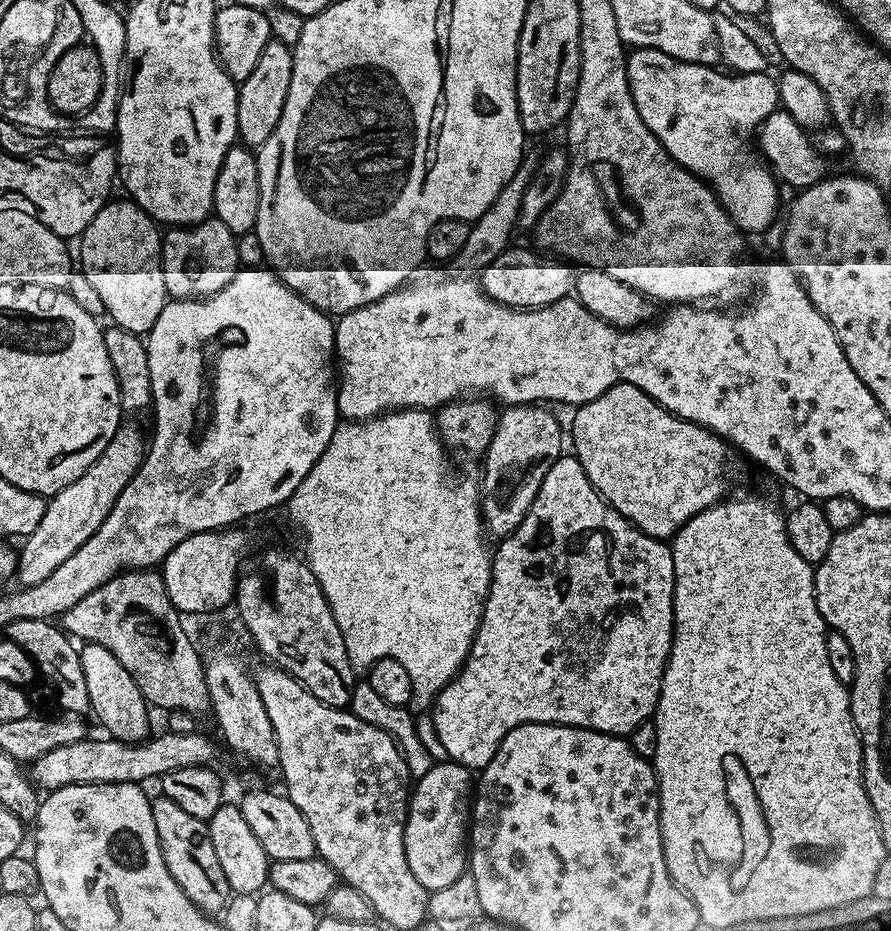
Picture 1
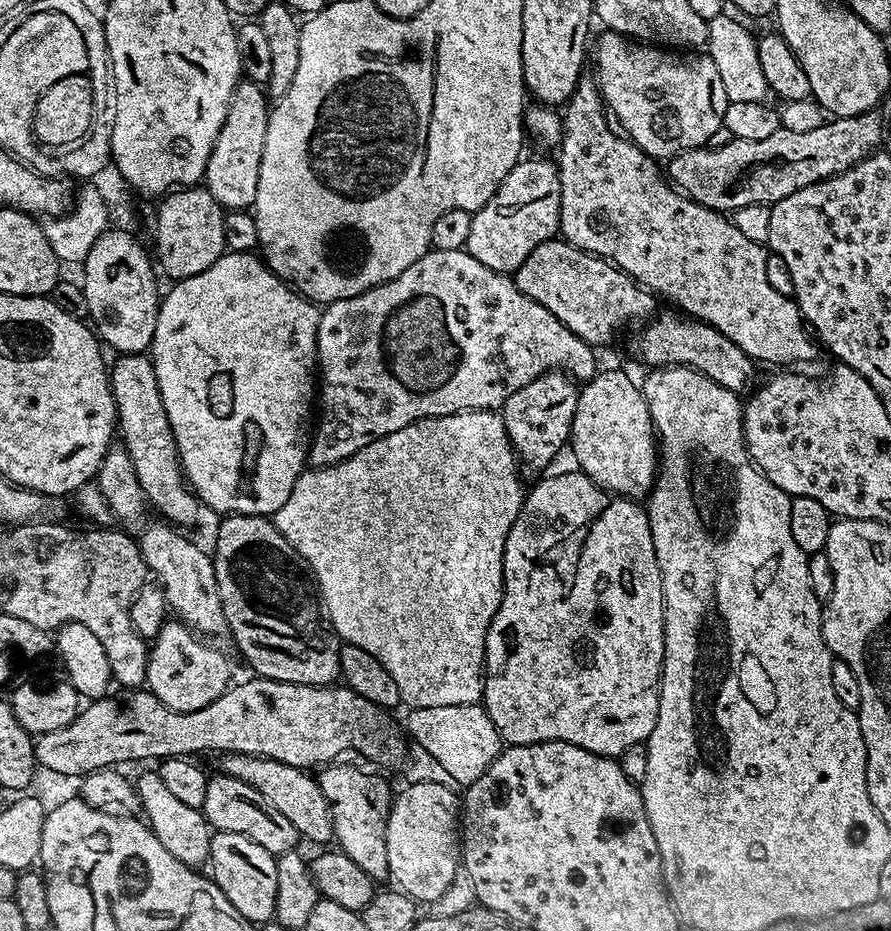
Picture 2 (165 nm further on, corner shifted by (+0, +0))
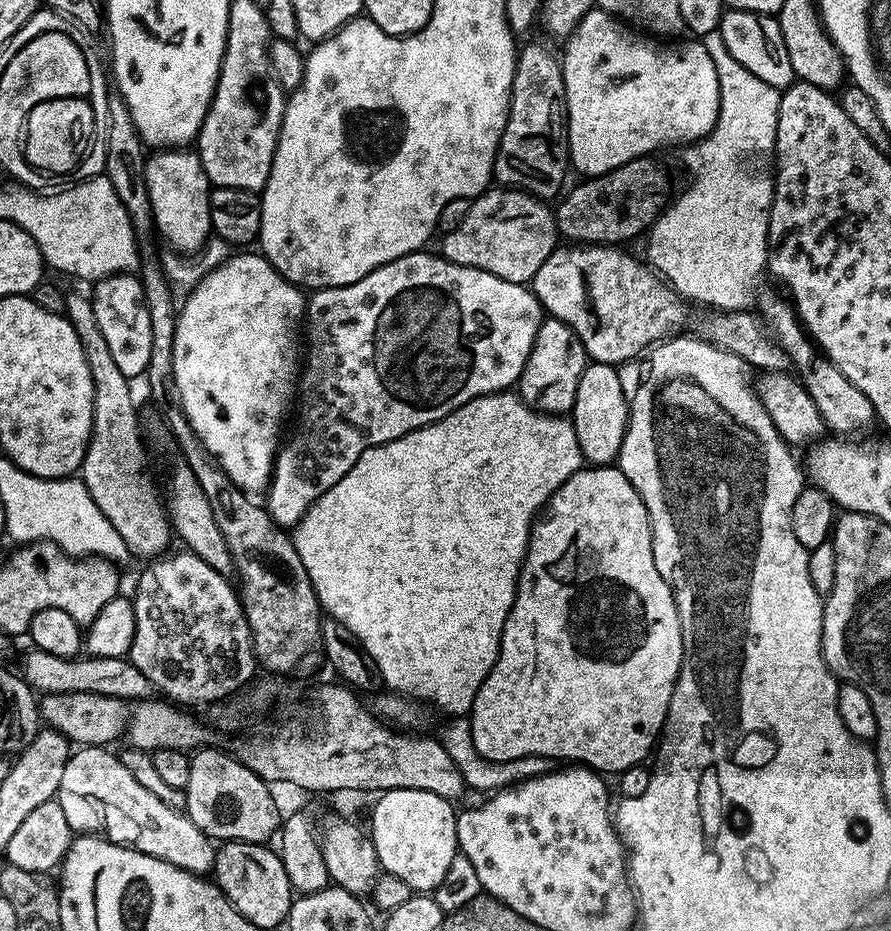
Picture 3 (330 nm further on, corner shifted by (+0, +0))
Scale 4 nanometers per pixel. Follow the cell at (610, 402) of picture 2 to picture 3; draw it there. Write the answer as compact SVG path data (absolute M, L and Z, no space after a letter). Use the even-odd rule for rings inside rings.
M589 363L585 368L570 419L578 434L580 453L589 465L608 466L619 457L628 429L628 399L622 390L619 371L613 365Z

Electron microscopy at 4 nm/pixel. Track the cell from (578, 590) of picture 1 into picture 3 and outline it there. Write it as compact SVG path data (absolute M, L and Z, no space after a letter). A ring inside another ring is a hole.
M581 466L548 499L546 507L533 523L528 553L524 556L524 565L520 567L514 606L502 630L500 653L472 703L470 719L474 746L482 758L494 762L510 762L514 758L527 756L548 756L553 762L575 762L601 774L619 774L630 766L644 764L647 756L649 759L653 755L663 733L683 657L682 626L676 599L662 574L658 574L658 566L654 566L652 523L638 490L634 490L630 478L626 478L618 466Z

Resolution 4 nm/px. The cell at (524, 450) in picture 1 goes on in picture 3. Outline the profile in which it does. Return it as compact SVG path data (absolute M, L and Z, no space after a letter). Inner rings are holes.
M551 318L541 319L530 358L518 381L518 395L535 412L544 412L548 416L571 413L578 394L578 382L589 363L578 334L574 334L574 330L566 326L566 322Z

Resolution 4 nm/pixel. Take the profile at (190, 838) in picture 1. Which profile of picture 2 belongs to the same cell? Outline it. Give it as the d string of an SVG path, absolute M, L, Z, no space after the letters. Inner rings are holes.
M159 771L144 772L140 777L135 777L134 787L139 811L144 811L146 823L152 829L152 833L186 866L199 869L209 863L210 842L212 841L213 828L208 824L201 809L194 806L185 806L168 787L162 783ZM148 815L148 816L147 816ZM204 864L204 865L200 865Z

